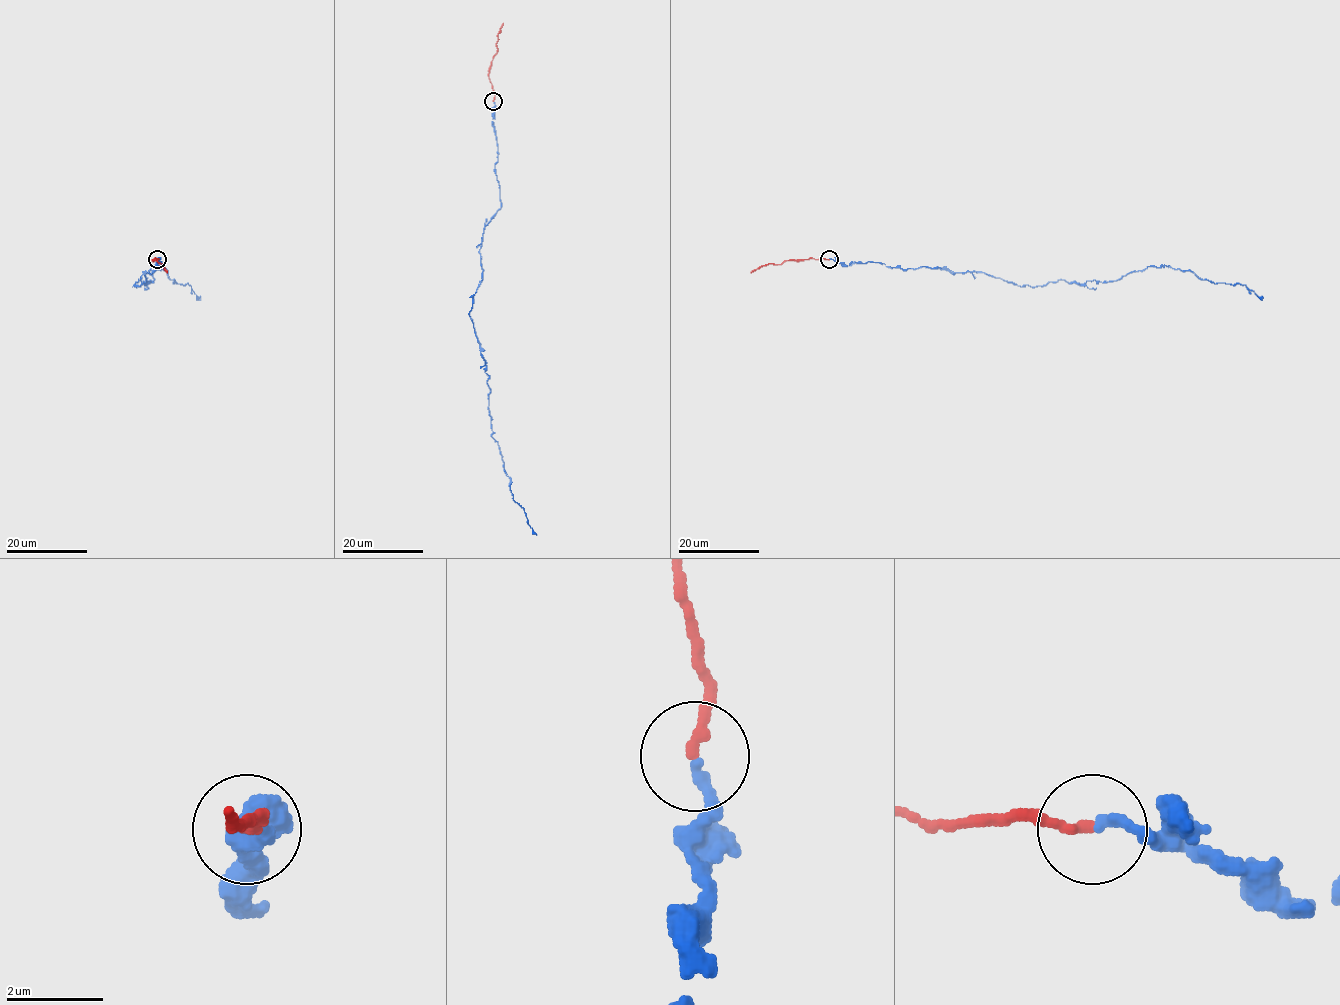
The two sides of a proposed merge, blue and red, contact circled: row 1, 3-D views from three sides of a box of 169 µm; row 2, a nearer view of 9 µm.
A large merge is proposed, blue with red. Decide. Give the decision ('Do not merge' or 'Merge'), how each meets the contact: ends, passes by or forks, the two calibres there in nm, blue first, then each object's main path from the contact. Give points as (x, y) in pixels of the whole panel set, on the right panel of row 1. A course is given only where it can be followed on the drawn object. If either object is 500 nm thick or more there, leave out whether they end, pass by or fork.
Merge. At the ring blue ends. At the ring red ends. Thickness 240 nm (blue) against 240 nm. Course of blue: (829, 259), (981, 271), (1022, 287), (1111, 282), (1165, 265), (1215, 284), (1244, 285), (1263, 297). Course of red: (829, 259), (785, 260), (780, 264), (761, 265), (751, 272)

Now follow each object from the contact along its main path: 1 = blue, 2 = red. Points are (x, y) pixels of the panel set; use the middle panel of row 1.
1: (494, 101), (501, 208), (483, 230), (482, 279), (469, 316), (489, 376), (493, 437), (513, 499), (536, 535)
2: (494, 101), (489, 68), (497, 52), (498, 33), (503, 23)

